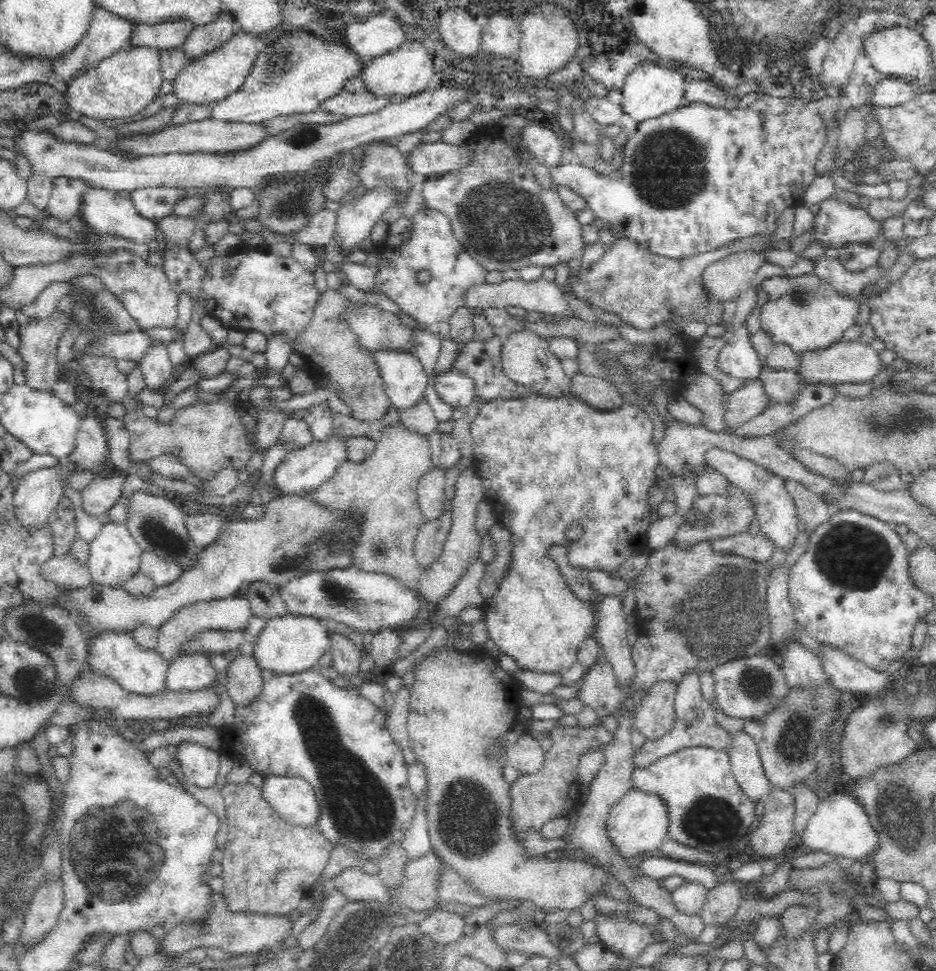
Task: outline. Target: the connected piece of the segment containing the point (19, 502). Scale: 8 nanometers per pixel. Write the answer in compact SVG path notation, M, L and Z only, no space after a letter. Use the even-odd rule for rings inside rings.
M68 464L42 468L26 474L15 488L12 512L17 525L23 530L44 528L61 502L64 482L58 476L58 468L68 474L75 472Z

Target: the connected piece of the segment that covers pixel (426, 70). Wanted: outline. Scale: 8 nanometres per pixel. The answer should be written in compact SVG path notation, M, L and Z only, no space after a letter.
M408 40L396 52L366 63L360 73L360 81L362 81L362 87L364 87L366 93L372 94L372 97L386 99L390 102L399 102L426 91L426 85L435 74L436 66L433 63L432 55L423 44Z

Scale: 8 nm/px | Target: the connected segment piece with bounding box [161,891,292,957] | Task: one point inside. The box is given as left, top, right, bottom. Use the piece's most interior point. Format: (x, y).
(234, 933)

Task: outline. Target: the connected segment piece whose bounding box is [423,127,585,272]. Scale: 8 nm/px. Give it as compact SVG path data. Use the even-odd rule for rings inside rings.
M491 127L491 130L486 130L486 132L483 131L482 136L478 136L478 142L477 161L473 167L443 174L441 178L432 177L431 179L426 180L423 186L423 206L431 208L432 210L438 210L438 212L444 214L444 216L448 218L454 236L462 243L465 251L487 271L502 272L503 270L508 270L510 268L521 271L530 266L540 267L542 270L544 268L555 269L558 268L558 266L568 266L568 263L572 262L572 260L580 260L584 254L585 244L581 225L578 223L576 215L568 211L568 209L562 205L562 201L560 201L556 189L554 187L551 189L542 189L542 187L538 185L532 170L528 166L519 164L517 157L508 145L505 144L505 141L497 129Z

